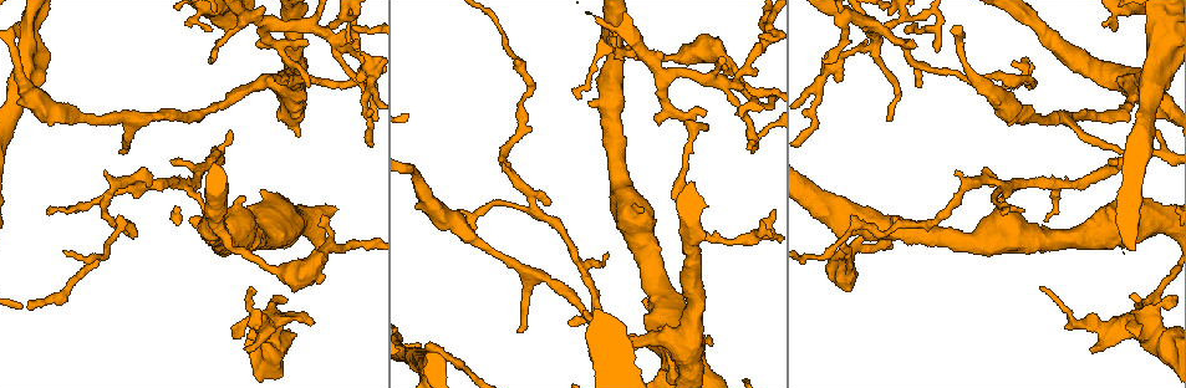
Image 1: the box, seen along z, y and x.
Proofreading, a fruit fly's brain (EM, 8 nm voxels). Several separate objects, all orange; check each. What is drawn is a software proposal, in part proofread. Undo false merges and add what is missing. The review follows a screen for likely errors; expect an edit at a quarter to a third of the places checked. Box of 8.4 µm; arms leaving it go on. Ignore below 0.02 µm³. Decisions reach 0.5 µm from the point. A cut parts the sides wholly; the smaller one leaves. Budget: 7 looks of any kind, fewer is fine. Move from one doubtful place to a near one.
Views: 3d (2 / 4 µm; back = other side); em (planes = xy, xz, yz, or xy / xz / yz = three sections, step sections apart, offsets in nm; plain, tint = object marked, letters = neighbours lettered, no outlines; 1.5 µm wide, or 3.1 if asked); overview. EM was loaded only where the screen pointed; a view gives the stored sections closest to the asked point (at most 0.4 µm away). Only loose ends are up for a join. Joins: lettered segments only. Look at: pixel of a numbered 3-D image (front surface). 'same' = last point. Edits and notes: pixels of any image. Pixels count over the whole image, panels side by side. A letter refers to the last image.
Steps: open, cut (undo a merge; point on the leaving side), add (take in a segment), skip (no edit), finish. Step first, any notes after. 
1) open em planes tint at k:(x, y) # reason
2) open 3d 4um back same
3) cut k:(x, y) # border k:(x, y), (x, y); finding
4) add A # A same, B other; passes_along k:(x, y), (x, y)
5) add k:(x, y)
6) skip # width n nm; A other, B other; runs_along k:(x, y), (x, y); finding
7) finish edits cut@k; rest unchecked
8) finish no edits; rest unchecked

open em xy step 8 tint at 1:(1120, 152) # branch stops here

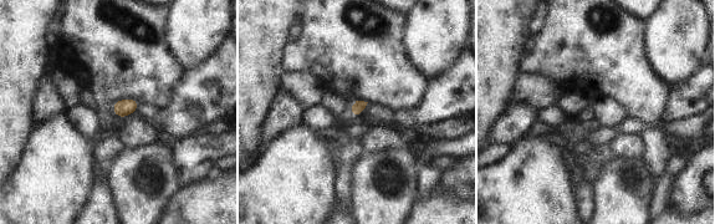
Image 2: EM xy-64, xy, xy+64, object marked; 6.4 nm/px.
open em planes letters same

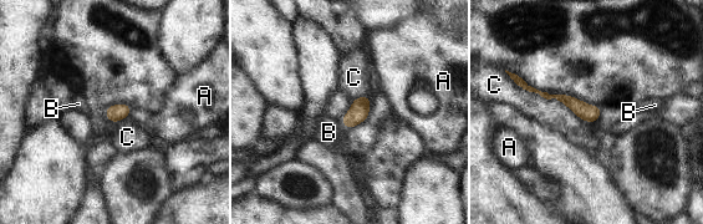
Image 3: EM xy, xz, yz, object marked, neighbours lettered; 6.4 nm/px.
skip # longest_contact C 600 nm; A other, B other, C other; runs_along 3:(521, 84), (596, 113); none of them fits

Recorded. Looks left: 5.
open em xz step 4 tint at 1:(103, 174) # an open end

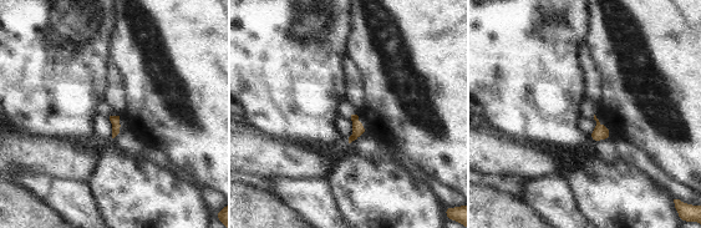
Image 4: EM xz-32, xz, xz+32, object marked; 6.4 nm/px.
open em planes letters same # cut it another way

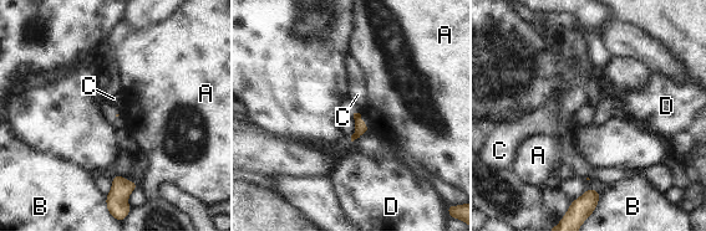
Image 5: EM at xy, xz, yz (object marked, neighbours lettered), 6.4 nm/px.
skip # longest_contact A 120 nm; A other, B other, C other, D other; border 5:(354, 112), (359, 113); none of them fits

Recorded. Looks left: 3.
open em planes tint at 1:(240, 337) # branch stops here

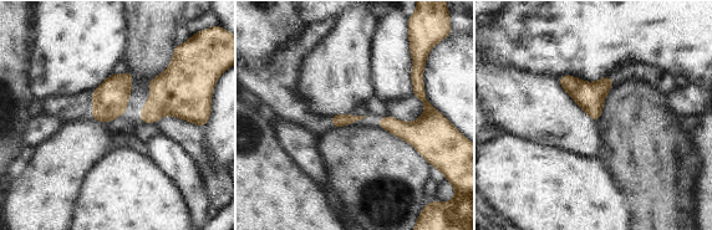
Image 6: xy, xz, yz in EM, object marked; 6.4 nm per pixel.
open em planes letters same # see the neighbours

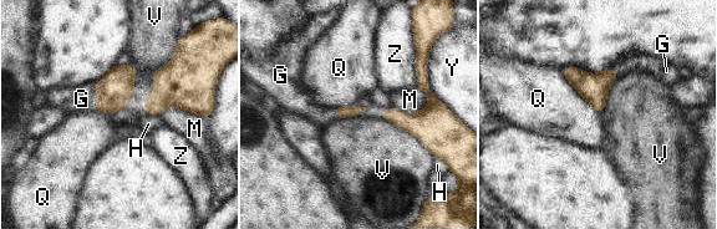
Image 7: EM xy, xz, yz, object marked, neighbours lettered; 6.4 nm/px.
add G # longest_contact V 400 nm; G same, H other, M other, Q other, V other, Y other, Z other; passes_along 7:(113, 91), (96, 96), (81, 98); the neuron continues

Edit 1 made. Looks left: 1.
finish edits add@7; rest unchecked

